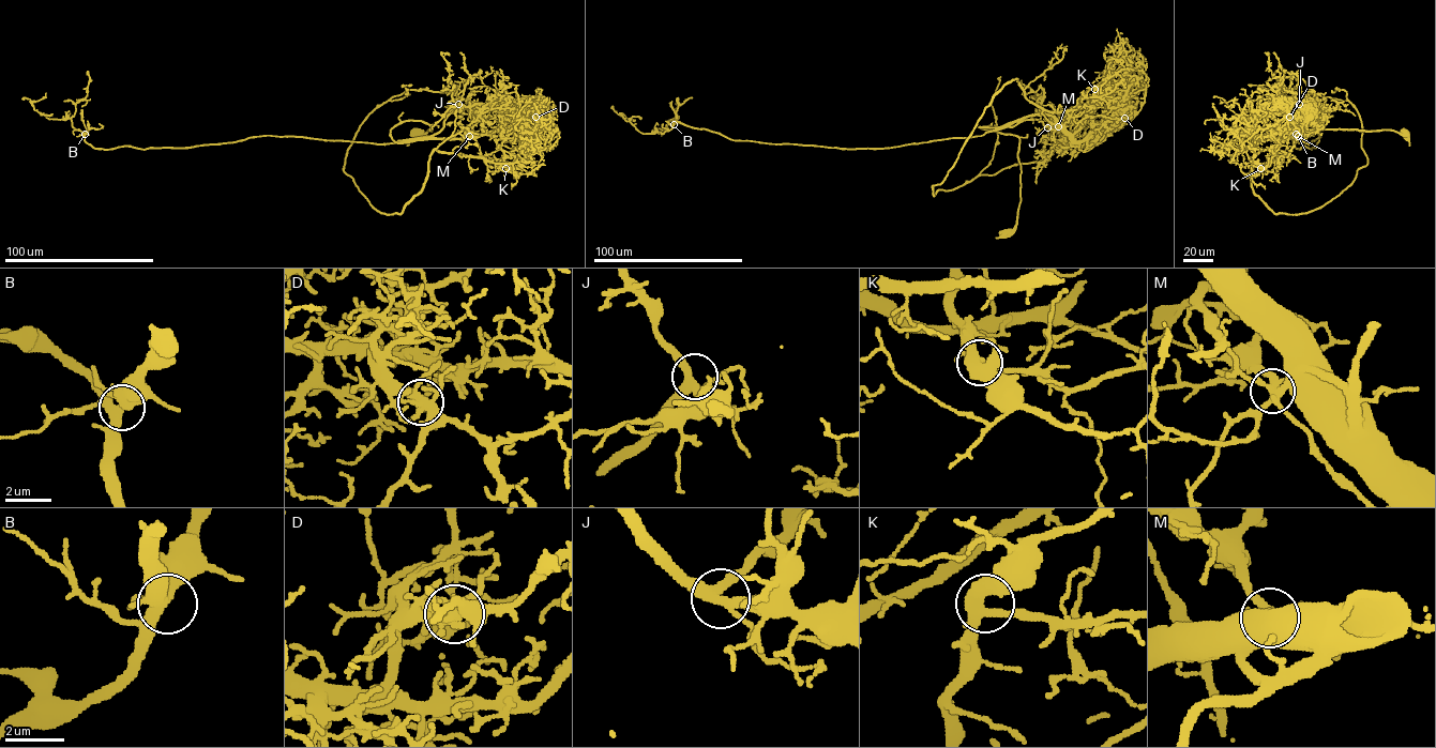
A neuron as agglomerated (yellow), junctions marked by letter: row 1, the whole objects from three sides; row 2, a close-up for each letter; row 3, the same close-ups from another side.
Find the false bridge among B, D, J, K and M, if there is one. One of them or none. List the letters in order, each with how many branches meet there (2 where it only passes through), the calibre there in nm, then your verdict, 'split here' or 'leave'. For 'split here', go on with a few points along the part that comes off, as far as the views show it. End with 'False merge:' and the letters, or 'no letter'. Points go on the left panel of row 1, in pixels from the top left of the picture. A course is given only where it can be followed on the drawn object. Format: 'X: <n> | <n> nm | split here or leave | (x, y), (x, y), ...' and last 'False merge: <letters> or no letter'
B: 5 | 400 nm | leave
D: 5 | 360 nm | leave
J: 4 | 360 nm | leave
K: 4 | 400 nm | leave
M: 5 | 340 nm | split here | (470, 136), (454, 153), (434, 150), (401, 214), (375, 209), (343, 169), (346, 151), (411, 85)
False merge: M

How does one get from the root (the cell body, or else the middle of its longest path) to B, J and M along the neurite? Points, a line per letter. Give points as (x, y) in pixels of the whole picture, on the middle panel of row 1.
B: (1006, 233), (1021, 200), (1019, 139), (980, 127), (1010, 123), (981, 136), (853, 149), (735, 140), (674, 124)
J: (1006, 233), (1016, 224), (1021, 200), (1019, 139), (980, 127), (1038, 119), (1047, 127)
M: (1006, 233), (1016, 224), (1021, 200), (1019, 139), (980, 127), (1001, 126), (1040, 115), (1051, 115), (1059, 126)

